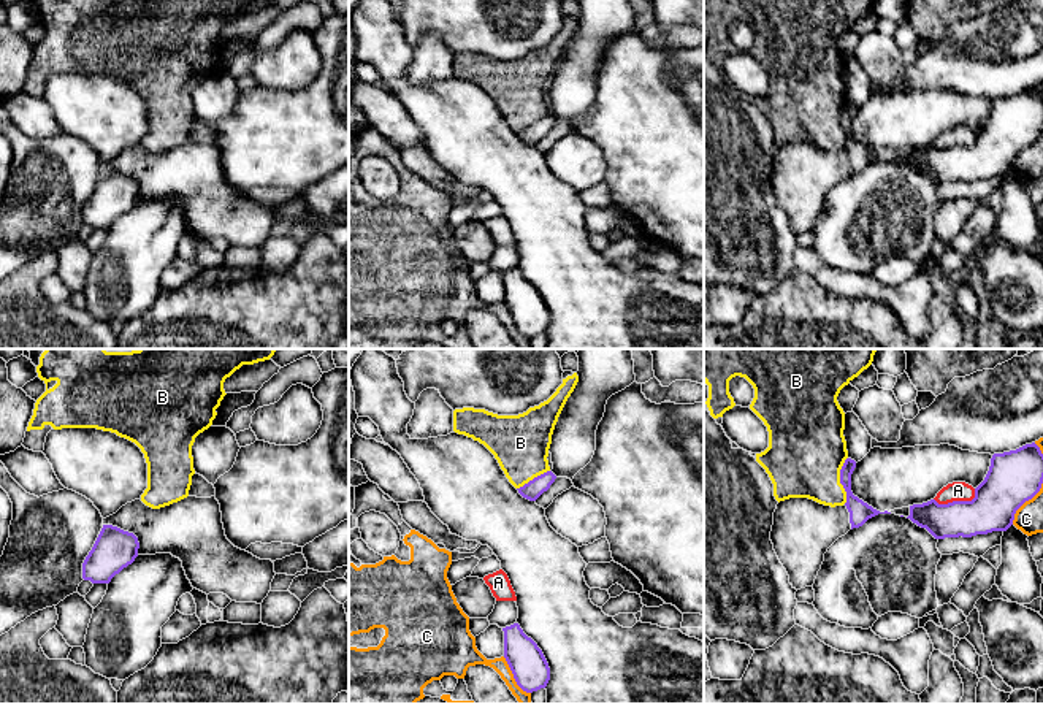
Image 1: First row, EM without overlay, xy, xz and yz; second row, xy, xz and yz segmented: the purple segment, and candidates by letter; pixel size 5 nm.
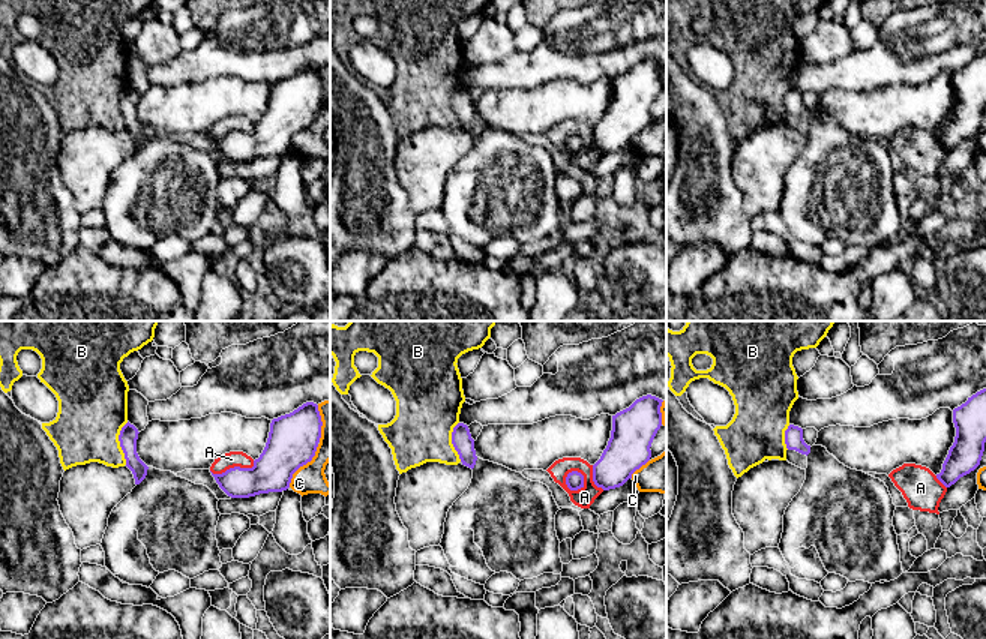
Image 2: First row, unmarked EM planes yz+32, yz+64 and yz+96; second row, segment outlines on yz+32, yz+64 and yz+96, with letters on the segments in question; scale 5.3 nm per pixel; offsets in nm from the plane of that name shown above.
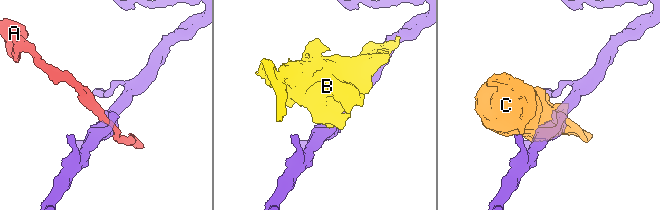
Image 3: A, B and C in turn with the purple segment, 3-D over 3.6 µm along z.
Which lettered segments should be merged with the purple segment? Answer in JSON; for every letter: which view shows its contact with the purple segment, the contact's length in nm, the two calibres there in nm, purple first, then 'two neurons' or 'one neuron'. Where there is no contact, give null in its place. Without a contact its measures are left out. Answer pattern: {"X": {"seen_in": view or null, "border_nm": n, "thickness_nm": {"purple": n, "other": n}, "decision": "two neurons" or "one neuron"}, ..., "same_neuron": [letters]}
{"A": {"seen_in": "yz", "border_nm": 220, "thickness_nm": {"purple": 240, "other": 100}, "decision": "two neurons"}, "B": {"seen_in": "yz", "border_nm": 240, "thickness_nm": {"purple": 110, "other": 400}, "decision": "two neurons"}, "C": {"seen_in": "yz", "border_nm": 260, "thickness_nm": {"purple": 260, "other": 140}, "decision": "two neurons"}, "same_neuron": []}

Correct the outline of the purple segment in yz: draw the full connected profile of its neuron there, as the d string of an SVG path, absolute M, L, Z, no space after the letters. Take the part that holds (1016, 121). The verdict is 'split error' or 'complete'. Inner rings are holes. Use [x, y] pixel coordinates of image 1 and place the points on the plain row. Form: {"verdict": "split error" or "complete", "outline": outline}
{"verdict": "complete", "outline": "M1032 87L1016 95L994 98L984 125L972 146L938 149L930 144L910 151L910 163L935 184L972 182L1007 176L1016 155L1032 144L1043 128L1043 98Z"}

